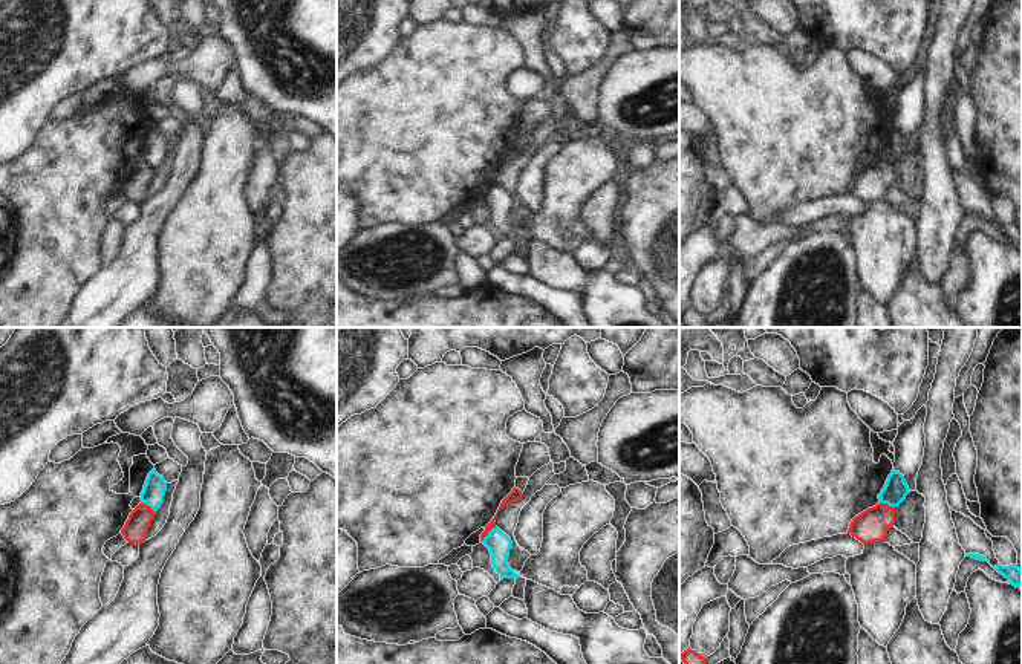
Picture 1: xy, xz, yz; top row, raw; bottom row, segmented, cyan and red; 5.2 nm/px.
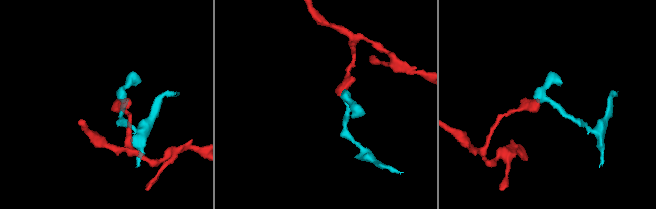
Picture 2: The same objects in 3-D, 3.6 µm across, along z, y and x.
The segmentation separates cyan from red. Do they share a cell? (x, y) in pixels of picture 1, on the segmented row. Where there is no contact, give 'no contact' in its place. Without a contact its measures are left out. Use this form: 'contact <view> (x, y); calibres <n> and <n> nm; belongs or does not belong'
contact yz (888, 504); calibres 130 and 170 nm; does not belong

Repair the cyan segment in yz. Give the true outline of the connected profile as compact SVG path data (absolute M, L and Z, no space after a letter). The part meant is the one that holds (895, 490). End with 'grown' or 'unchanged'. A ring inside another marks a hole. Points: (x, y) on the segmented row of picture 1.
M892 470L878 499L881 503L887 503L889 506L895 508L909 493L910 490L904 480L904 476L900 471Z | unchanged

